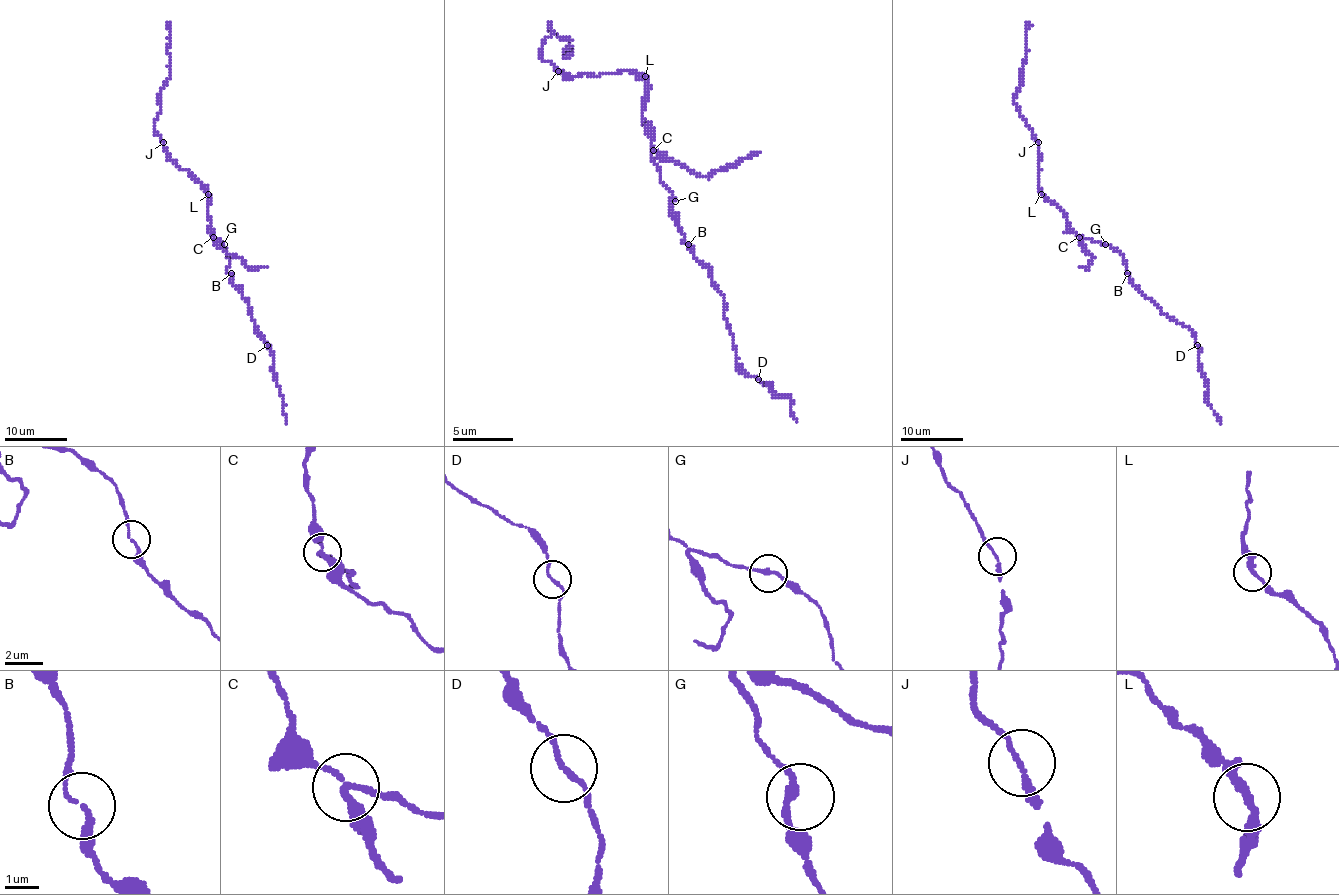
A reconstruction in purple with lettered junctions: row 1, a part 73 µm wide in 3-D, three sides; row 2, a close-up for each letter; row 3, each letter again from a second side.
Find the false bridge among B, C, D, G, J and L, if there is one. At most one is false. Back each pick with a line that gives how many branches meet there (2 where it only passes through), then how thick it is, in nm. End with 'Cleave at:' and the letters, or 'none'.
C: 3 | 200 nm
Cleave at: C

